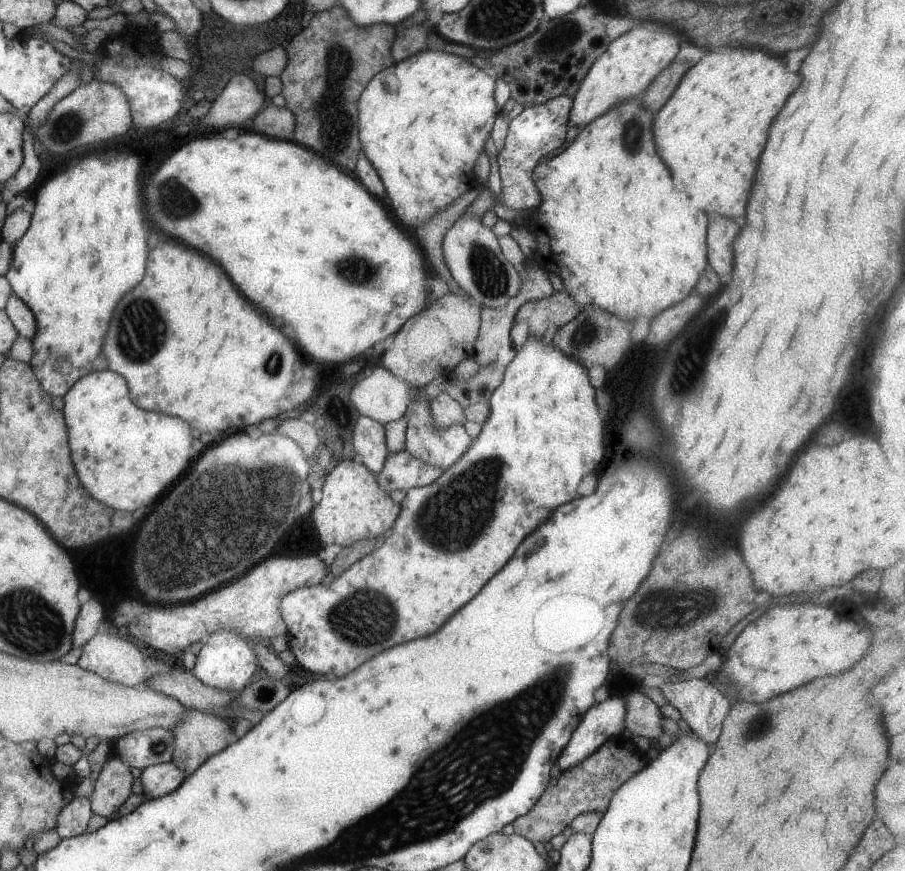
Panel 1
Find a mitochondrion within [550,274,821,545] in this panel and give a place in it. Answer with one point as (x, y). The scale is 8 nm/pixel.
(699, 344)

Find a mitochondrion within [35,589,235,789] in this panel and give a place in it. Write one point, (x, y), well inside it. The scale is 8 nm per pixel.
(158, 747)

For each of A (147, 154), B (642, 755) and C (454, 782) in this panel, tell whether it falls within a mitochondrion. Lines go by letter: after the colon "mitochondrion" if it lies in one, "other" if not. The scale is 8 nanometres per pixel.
A: other
B: other
C: mitochondrion

